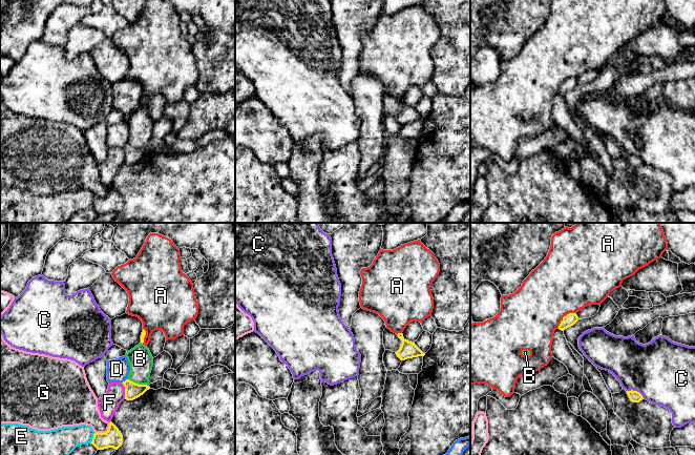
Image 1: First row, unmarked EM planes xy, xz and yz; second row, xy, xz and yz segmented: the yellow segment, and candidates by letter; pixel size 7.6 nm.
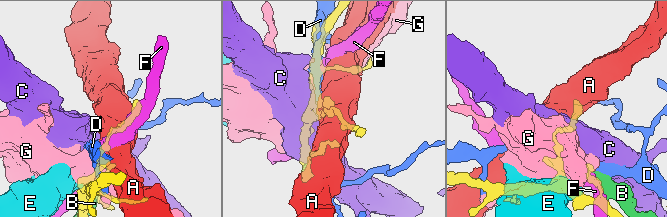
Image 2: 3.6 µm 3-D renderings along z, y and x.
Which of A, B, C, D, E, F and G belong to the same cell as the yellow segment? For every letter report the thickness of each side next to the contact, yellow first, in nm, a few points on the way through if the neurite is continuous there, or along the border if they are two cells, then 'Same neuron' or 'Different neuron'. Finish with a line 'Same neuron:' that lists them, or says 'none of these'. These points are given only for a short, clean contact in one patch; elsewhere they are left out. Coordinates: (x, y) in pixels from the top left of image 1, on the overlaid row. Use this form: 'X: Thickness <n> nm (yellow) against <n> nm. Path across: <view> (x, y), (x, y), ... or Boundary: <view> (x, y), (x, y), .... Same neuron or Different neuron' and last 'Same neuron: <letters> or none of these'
A: Thickness 90 nm (yellow) against 460 nm. Boundary: yz (575, 312), (566, 314), (557, 327). Different neuron
B: Thickness 120 nm (yellow) against 190 nm. Different neuron
C: Thickness 90 nm (yellow) against 480 nm. Different neuron
D: Thickness 120 nm (yellow) against 170 nm. Different neuron
E: Thickness 140 nm (yellow) against 200 nm. Boundary: xy (95, 433), (90, 441). Different neuron
F: Thickness 120 nm (yellow) against 150 nm. Different neuron
G: Thickness 140 nm (yellow) against 240 nm. Different neuron
Same neuron: none of these

